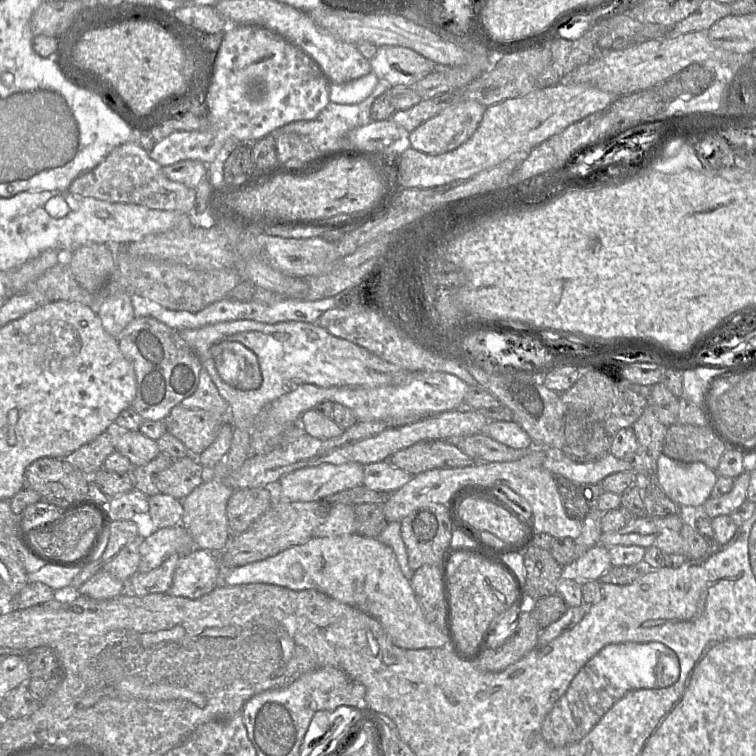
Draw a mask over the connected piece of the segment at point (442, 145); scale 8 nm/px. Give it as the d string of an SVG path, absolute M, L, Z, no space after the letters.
M476 101L452 105L409 132L410 147L430 155L456 149L474 134L485 109Z

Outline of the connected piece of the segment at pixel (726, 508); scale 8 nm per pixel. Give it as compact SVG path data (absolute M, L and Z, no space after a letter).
M746 469L734 479L733 487L729 493L707 499L701 507L701 514L710 519L732 514L747 500L749 482L750 475Z

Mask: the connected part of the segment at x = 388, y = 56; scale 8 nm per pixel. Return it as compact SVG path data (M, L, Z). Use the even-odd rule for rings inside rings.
M377 46L371 71L391 86L410 86L434 70L435 63L402 46Z

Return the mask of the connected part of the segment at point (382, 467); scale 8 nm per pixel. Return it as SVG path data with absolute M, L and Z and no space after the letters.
M388 461L364 466L362 485L368 489L383 493L393 493L402 488L415 475L391 465Z

